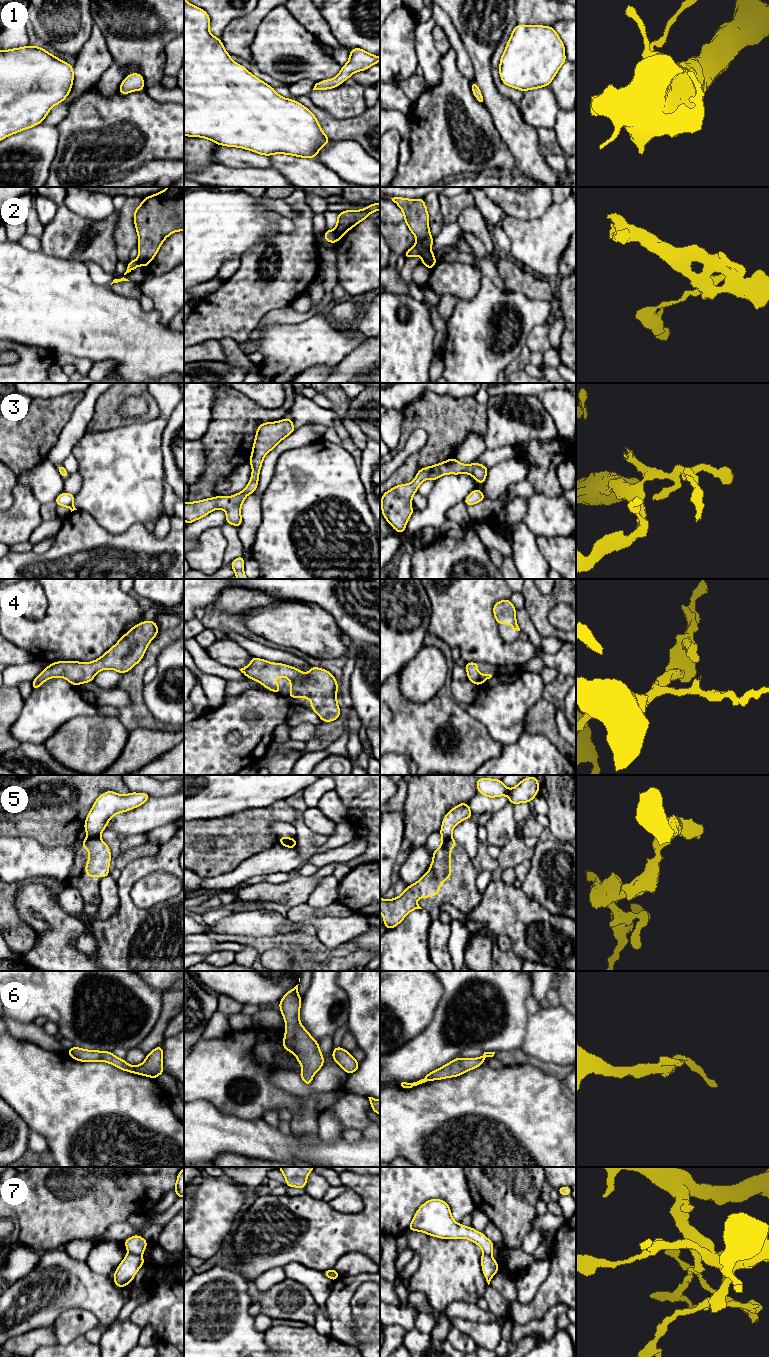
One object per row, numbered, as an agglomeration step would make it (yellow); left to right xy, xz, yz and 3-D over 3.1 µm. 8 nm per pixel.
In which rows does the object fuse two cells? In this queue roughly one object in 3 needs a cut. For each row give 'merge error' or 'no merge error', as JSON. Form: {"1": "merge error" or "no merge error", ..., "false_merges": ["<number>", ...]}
{"1": "no merge error", "2": "merge error", "3": "no merge error", "4": "no merge error", "5": "merge error", "6": "no merge error", "7": "merge error", "false_merges": ["2", "5", "7"]}

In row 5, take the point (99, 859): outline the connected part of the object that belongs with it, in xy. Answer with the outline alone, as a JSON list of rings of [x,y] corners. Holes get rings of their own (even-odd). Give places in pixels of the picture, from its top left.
[[[91,837],[83,840],[81,847],[90,853],[85,866],[87,877],[104,878],[110,874],[111,851],[100,837]]]

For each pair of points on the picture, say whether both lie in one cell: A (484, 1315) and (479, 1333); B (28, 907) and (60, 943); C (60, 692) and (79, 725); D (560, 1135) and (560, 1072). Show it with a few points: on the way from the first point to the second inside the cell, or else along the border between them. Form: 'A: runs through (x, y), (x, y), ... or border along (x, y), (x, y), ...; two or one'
A: border along (459, 1317), (477, 1322), (497, 1322), (501, 1327); two
B: runs through (30, 917), (50, 933); one
C: border along (97, 713), (75, 716), (64, 722), (55, 731); two
D: border along (540, 1069), (554, 1075), (561, 1082); two

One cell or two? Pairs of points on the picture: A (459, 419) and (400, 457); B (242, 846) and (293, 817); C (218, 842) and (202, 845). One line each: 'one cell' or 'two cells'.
A: two cells
B: one cell
C: one cell

